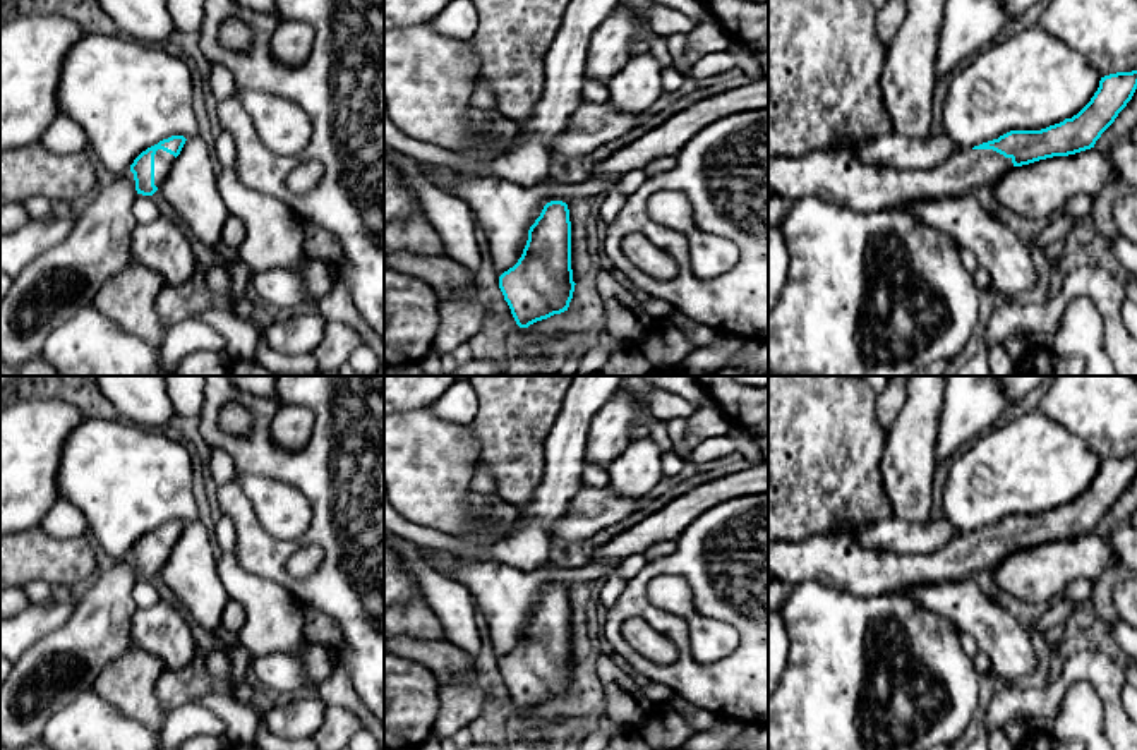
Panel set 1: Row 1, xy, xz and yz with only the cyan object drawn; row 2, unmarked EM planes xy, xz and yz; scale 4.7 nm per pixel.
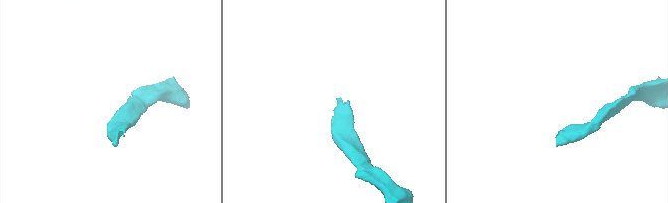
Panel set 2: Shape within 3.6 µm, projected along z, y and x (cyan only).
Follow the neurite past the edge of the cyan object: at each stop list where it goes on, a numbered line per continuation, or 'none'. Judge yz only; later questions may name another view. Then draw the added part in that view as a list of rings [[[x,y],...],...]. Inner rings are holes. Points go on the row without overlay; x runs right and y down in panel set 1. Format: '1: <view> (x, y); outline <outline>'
1: yz (837, 562); outline [[[957,534],[947,546],[929,554],[893,554],[861,547],[847,535],[808,535],[797,542],[768,542],[768,573],[785,584],[818,582],[845,594],[873,597],[899,594],[917,585],[943,584],[972,578],[979,572],[991,572],[1010,553],[1012,542],[993,534]]]

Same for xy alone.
1: xy (163, 544); outline [[[158,534],[154,539],[154,570],[159,573],[175,546],[175,541]]]

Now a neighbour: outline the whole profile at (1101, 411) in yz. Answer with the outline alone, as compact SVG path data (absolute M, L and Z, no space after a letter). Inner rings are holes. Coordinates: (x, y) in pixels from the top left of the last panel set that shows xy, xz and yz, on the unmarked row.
M1056 376L1039 410L1079 436L1101 462L1137 455L1135 376Z

